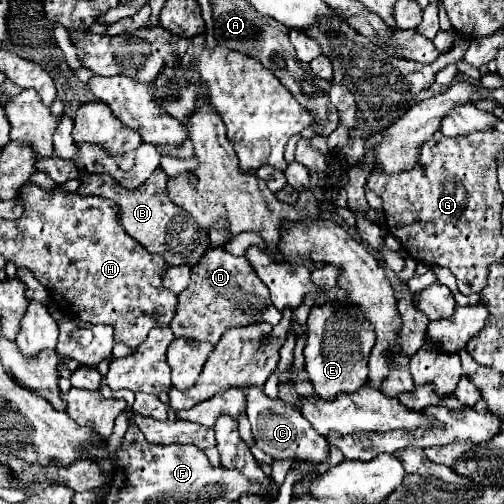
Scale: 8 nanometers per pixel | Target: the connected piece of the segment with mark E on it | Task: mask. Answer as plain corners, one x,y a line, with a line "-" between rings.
348,302
314,304
308,322
308,342
304,348
306,370
318,398
334,400
342,392
354,392
368,380
368,356
374,346
374,328

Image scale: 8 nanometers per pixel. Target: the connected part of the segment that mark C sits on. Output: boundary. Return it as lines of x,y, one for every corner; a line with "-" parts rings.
246,388
246,416
252,424
252,436
256,446
268,452
276,460
304,460
314,466
328,460
328,440
318,436
310,424
306,424
304,416
284,404
282,400
270,400
262,394
262,388

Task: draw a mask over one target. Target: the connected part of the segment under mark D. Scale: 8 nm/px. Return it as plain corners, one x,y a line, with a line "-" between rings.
212,248
192,268
190,286
178,294
178,310
170,328
174,336
186,336
192,340
206,340
216,344
228,328
250,324
278,324
280,312
270,304
270,292
258,280
254,268
244,256
232,256
224,248

